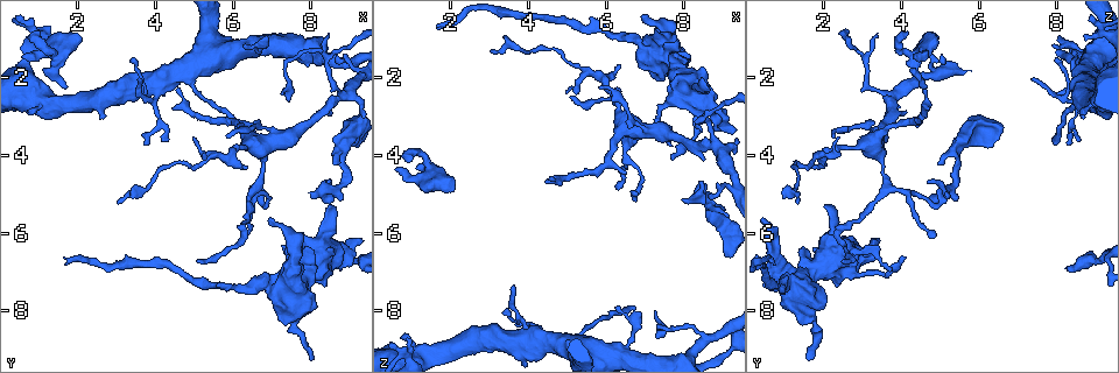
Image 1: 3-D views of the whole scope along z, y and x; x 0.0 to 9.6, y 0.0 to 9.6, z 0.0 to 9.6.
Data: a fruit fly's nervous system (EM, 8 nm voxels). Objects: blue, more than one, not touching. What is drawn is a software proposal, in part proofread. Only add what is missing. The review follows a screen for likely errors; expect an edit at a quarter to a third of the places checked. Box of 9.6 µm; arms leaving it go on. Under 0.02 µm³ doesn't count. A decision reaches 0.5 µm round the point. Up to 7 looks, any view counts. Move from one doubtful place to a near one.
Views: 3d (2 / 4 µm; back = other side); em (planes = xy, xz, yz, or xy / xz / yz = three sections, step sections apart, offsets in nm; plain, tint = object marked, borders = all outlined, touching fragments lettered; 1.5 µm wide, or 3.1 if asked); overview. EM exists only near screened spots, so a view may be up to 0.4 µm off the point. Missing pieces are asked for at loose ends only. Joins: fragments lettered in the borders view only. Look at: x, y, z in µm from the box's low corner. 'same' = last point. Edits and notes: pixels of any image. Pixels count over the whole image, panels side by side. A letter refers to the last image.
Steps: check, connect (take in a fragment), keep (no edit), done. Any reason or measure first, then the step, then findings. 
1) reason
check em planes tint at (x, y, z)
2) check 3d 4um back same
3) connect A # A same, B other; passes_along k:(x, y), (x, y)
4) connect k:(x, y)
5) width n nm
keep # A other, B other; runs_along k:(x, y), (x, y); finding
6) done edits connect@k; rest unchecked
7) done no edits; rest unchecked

an open end
check em xy step 8 tint at (0.60, 1.40, 4.30)

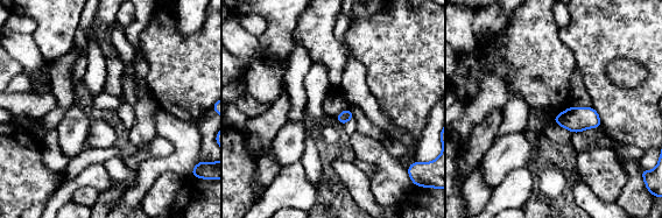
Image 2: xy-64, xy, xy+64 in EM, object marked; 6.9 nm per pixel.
cut it another way
check em yz step 8 borders same

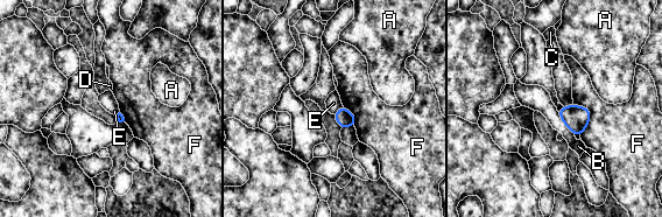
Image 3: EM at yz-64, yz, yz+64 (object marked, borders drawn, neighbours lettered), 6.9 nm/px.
keep # A other, B other, C other, D other, E other, F other; border 3:(343, 106), (335, 114); none of them fits

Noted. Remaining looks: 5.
an open end
check em xz step 4 borders at (1.65, 6.65, 0.65)

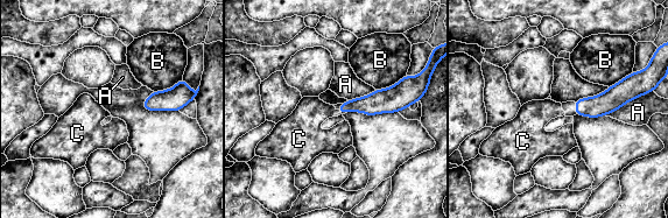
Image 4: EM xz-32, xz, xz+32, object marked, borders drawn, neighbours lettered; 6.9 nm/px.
cut it another way
check em planes borders same

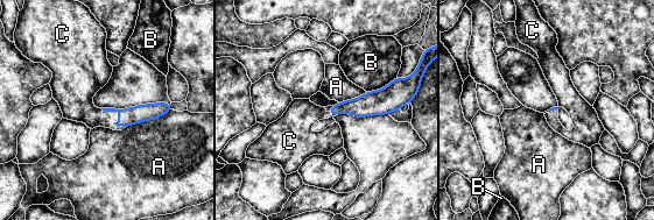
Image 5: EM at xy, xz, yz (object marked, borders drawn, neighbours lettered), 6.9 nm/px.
connect C # A other, B other, C same; passes_along 5:(363, 106), (329, 113), (295, 126); the neuron continues

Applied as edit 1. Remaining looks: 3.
redraw
check overview

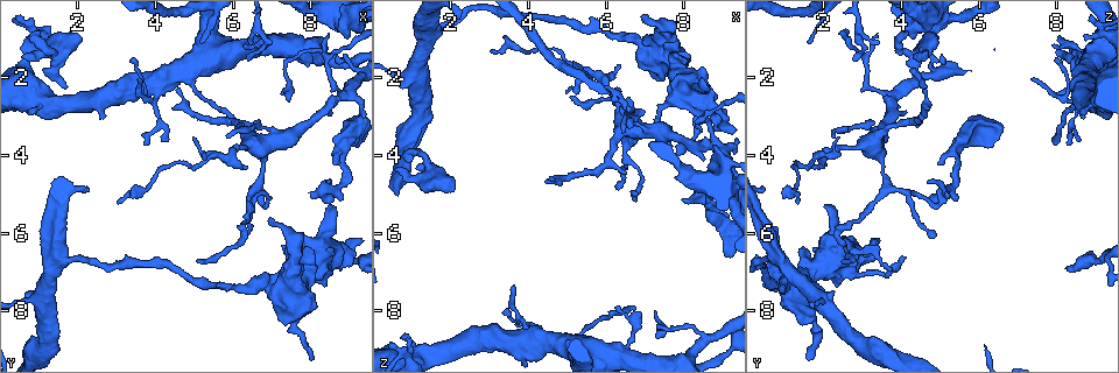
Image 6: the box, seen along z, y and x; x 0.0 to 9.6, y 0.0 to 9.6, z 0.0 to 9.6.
branch stops here
check 3d 2um at (6.30, 4.35, 1.65)

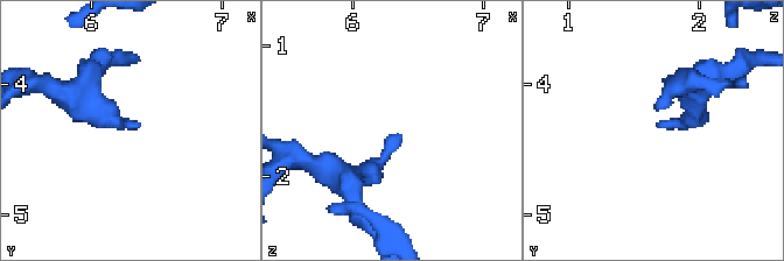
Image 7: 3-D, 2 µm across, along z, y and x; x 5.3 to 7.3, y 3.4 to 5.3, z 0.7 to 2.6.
shape alone is not enough
check em xy step 4 borders at (6.34, 4.30, 1.70)

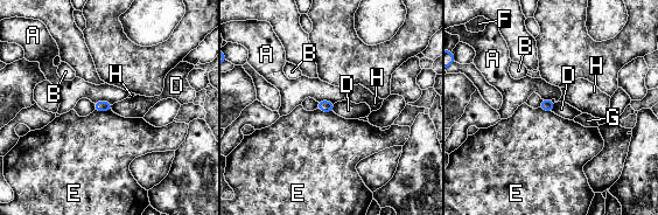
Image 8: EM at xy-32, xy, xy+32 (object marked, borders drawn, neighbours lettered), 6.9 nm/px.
keep # A other, B other, D other, E other, F other, G other, H other; border 8:(93, 102), (106, 101), (112, 104); no lettered fragment goes on from it

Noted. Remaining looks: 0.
done edits connect@5; rest unchecked

